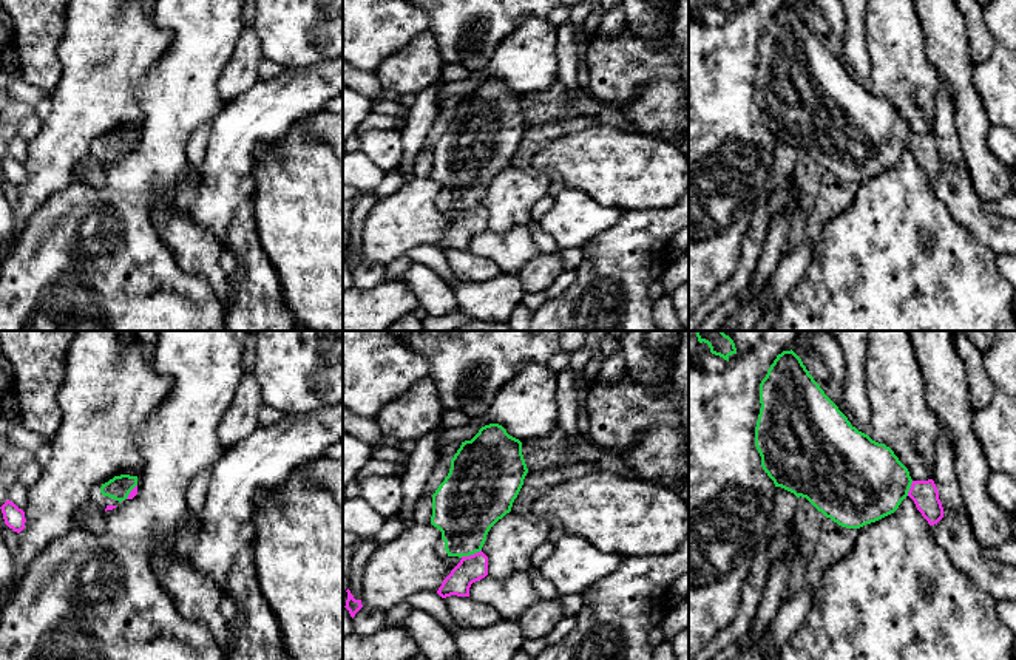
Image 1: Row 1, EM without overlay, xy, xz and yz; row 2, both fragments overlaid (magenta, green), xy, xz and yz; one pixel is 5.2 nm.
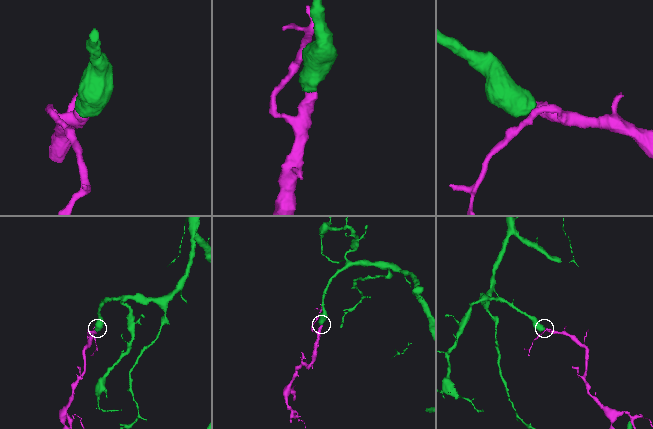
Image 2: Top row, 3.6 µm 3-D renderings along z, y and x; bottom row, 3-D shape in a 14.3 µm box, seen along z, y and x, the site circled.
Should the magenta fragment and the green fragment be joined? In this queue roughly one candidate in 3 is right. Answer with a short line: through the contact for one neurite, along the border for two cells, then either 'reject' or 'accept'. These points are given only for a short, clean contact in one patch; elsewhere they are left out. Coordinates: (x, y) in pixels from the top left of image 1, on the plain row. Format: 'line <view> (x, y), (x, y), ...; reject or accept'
line xz (470, 223), (470, 209), (465, 195), (465, 161); accept

